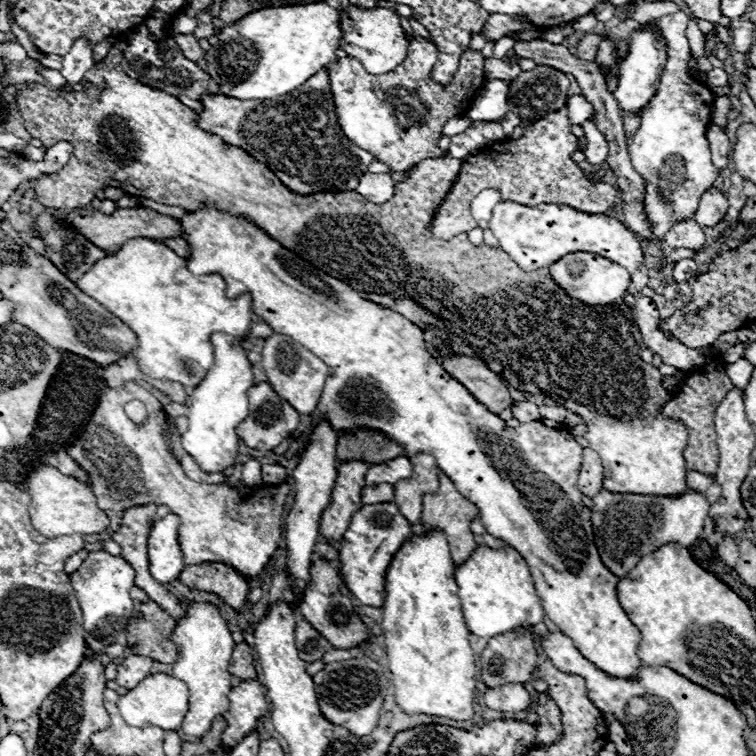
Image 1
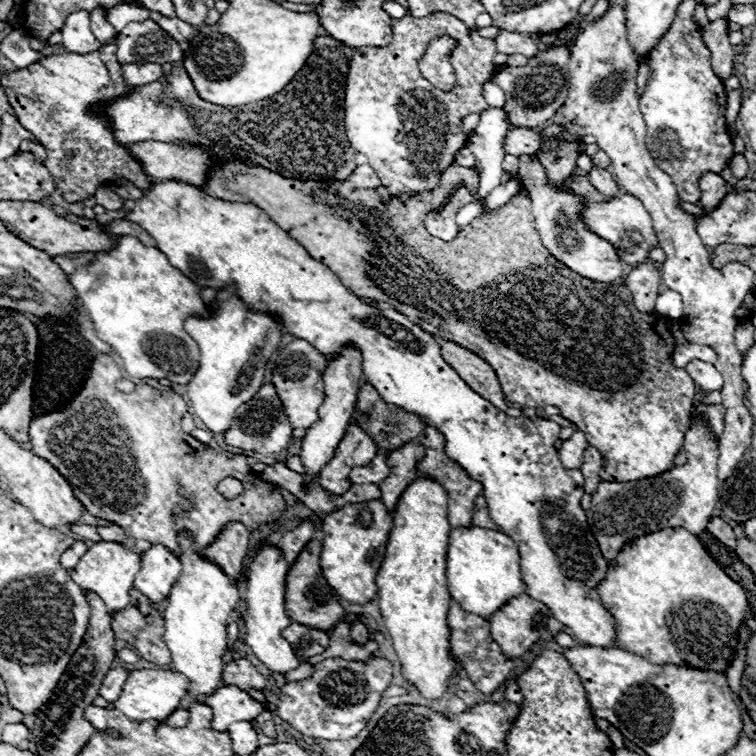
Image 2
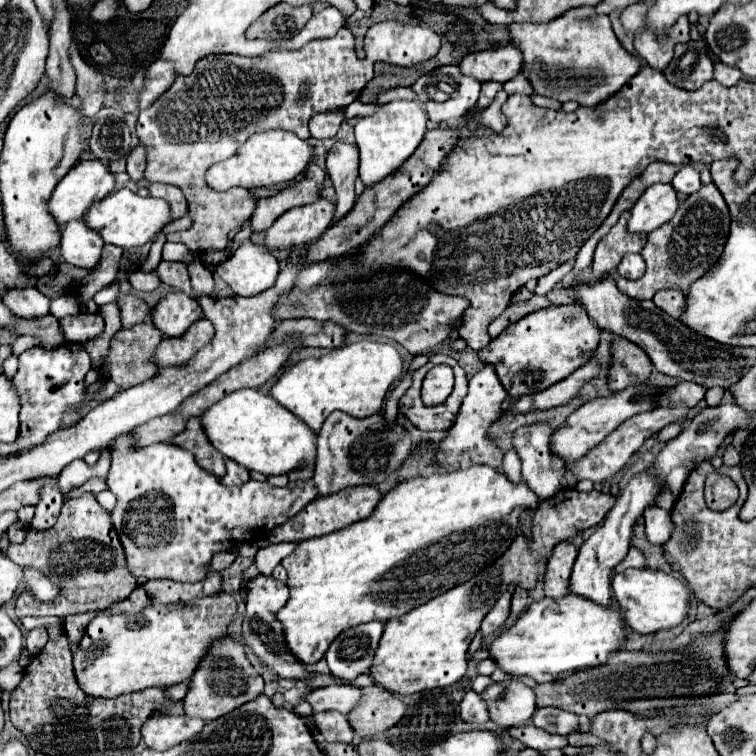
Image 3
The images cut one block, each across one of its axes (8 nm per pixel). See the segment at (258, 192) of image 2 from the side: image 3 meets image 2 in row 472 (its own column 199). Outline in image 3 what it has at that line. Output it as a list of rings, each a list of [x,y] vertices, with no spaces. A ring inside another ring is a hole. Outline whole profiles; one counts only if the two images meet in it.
[[[216,594],[192,602],[178,604],[150,604],[142,612],[142,624],[136,624],[134,616],[124,614],[100,614],[90,620],[86,632],[74,652],[74,676],[78,686],[94,698],[116,698],[122,694],[130,694],[136,690],[144,690],[150,686],[168,688],[180,682],[188,682],[200,656],[208,650],[212,640],[218,640],[226,634],[226,626],[234,620],[236,600],[232,594]]]

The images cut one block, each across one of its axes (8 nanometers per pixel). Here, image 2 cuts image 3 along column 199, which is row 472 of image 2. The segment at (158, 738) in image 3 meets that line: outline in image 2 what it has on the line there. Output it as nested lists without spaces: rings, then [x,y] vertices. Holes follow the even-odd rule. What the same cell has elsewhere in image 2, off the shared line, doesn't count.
[[[612,4],[608,8],[608,12],[598,18],[592,24],[586,24],[578,36],[574,38],[574,44],[570,48],[570,78],[568,78],[568,98],[564,102],[564,128],[570,140],[580,140],[584,134],[592,134],[596,138],[596,144],[610,156],[612,160],[612,168],[616,174],[616,182],[632,196],[636,196],[638,200],[642,200],[644,208],[650,212],[652,216],[652,224],[656,230],[656,238],[660,248],[666,252],[666,262],[662,264],[662,280],[664,284],[678,292],[682,296],[684,302],[684,314],[680,318],[682,330],[686,332],[684,338],[692,344],[704,344],[710,346],[716,354],[718,354],[718,362],[714,364],[724,378],[724,386],[722,386],[722,406],[726,408],[724,412],[724,432],[718,440],[718,480],[720,484],[724,484],[736,464],[740,462],[740,458],[744,456],[744,452],[750,448],[752,442],[752,426],[754,426],[754,418],[750,416],[748,408],[744,406],[744,394],[746,394],[746,382],[740,374],[742,370],[742,354],[738,352],[736,344],[734,344],[734,330],[736,330],[736,318],[734,312],[740,308],[744,296],[750,292],[752,284],[754,284],[754,272],[740,264],[740,262],[731,262],[725,265],[725,270],[716,270],[710,264],[710,254],[706,250],[706,246],[702,244],[698,232],[696,232],[696,218],[688,212],[684,212],[680,208],[680,196],[676,192],[674,182],[656,166],[656,162],[652,160],[644,140],[646,140],[646,124],[642,120],[642,112],[638,108],[638,94],[636,94],[636,70],[638,70],[638,60],[634,56],[634,50],[630,48],[628,36],[626,36],[626,14],[624,8],[618,4]]]

